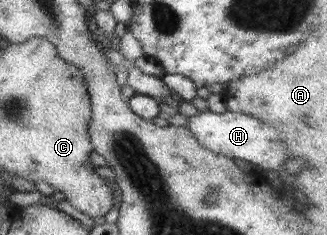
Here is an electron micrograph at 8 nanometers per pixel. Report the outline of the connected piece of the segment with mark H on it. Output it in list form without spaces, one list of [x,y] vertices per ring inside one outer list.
[[[207,110],[194,114],[187,120],[188,123],[185,127],[196,137],[198,145],[202,145],[204,149],[216,155],[246,160],[246,162],[264,170],[278,170],[284,164],[284,160],[288,158],[277,129],[252,117],[252,115],[228,110],[222,114],[214,114],[214,112]]]

